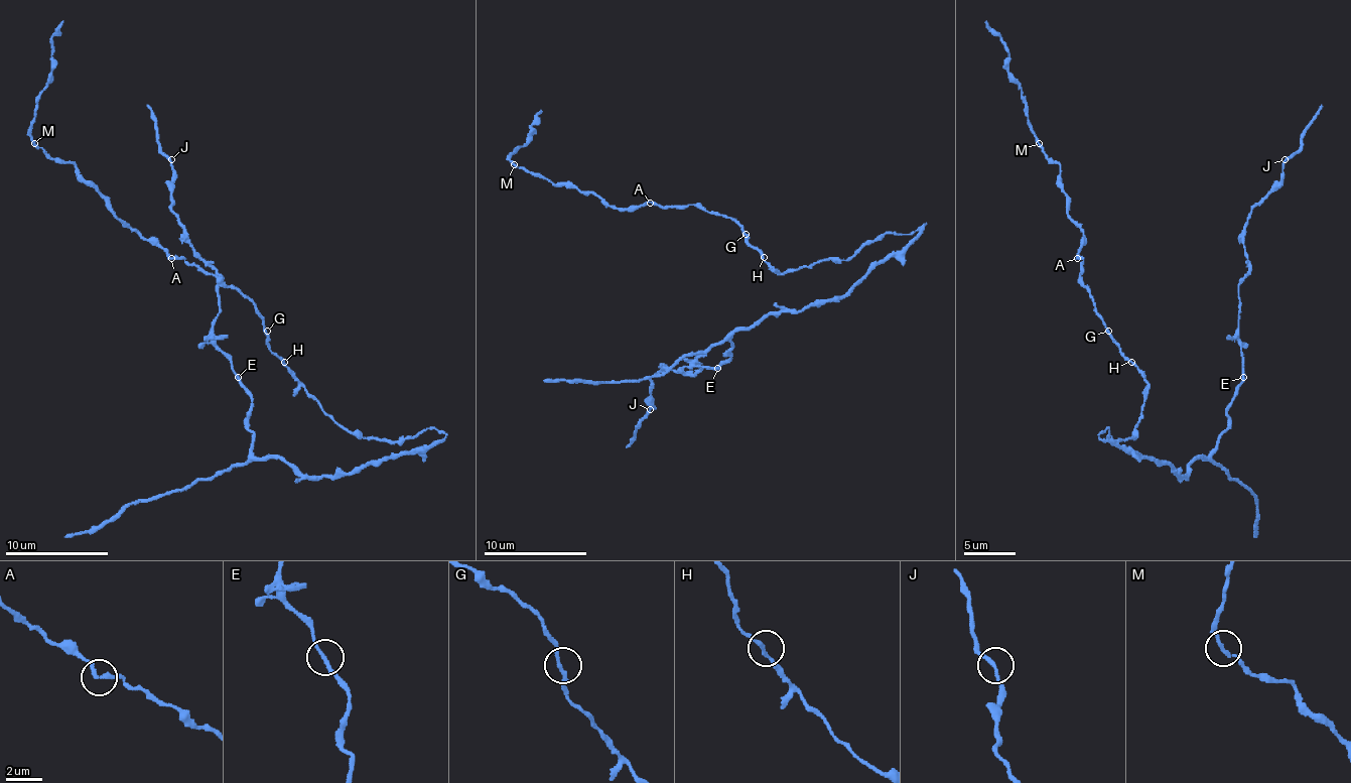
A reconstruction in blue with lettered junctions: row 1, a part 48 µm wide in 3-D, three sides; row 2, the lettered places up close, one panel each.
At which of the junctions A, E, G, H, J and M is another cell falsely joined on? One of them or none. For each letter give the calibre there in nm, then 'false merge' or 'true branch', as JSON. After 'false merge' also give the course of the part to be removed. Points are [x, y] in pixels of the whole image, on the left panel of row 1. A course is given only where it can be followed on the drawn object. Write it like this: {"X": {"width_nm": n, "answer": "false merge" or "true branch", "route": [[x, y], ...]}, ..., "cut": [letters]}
{"A": {"width_nm": 190, "answer": "true branch"}, "E": {"width_nm": 180, "answer": "true branch"}, "G": {"width_nm": 170, "answer": "true branch"}, "H": {"width_nm": 190, "answer": "true branch"}, "J": {"width_nm": 170, "answer": "true branch"}, "M": {"width_nm": 170, "answer": "true branch"}, "cut": []}

